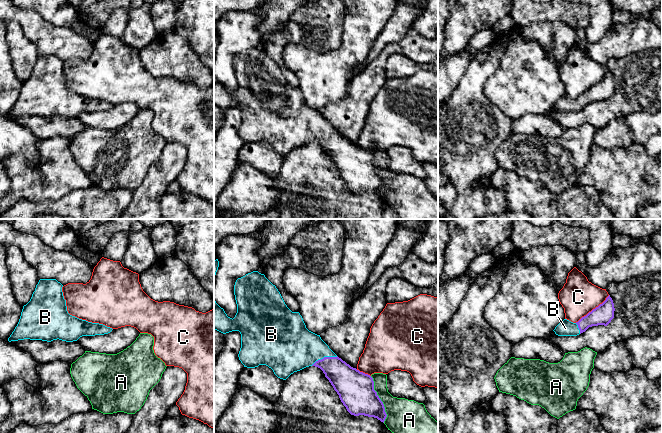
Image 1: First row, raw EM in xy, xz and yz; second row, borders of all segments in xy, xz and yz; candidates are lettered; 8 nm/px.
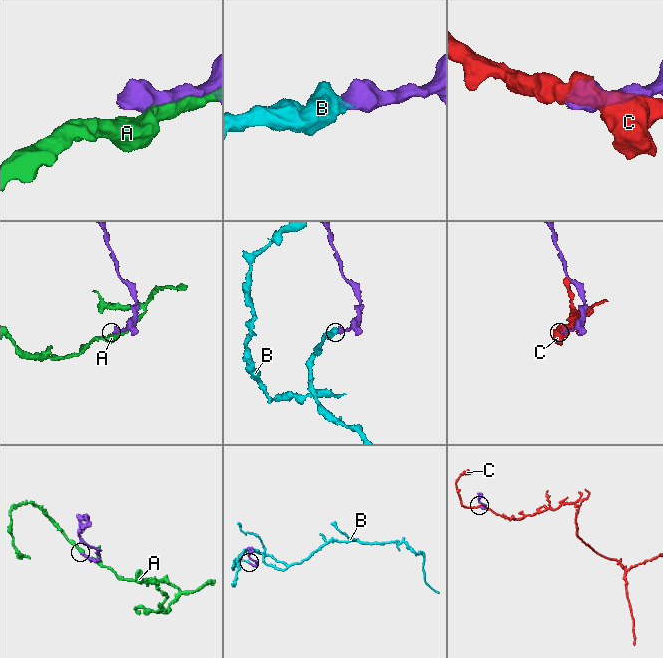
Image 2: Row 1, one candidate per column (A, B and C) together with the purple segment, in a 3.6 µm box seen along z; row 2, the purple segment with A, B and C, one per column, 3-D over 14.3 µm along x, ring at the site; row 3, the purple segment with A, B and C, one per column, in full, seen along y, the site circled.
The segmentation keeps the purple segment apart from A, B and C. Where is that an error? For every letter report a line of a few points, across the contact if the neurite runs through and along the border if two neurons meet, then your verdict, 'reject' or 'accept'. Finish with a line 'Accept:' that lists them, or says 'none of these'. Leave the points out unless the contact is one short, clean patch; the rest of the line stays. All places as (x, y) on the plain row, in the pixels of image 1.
A: reject
B: line xz (345, 155), (324, 133), (306, 124), (295, 123); accept
C: reject
Accept: B

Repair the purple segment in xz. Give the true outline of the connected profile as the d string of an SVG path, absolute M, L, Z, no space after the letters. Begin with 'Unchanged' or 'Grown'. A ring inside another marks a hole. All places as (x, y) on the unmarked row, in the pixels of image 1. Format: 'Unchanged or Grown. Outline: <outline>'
Grown. Outline: M253 47L238 54L234 61L234 71L237 89L233 95L214 77L214 105L223 110L240 108L241 124L238 133L244 143L266 141L283 156L306 143L318 143L351 191L374 193L384 199L387 190L374 166L373 154L351 143L329 124L320 111L309 107L300 89L292 88L287 83L276 62L264 50Z

